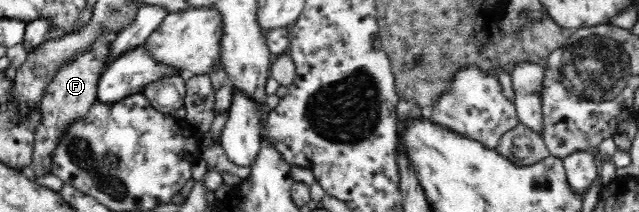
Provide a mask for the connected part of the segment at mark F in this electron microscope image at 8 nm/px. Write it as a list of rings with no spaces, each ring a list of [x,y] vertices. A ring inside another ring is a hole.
[[[105,30],[98,39],[95,39],[90,50],[84,50],[84,52],[76,54],[74,60],[64,62],[64,66],[60,66],[56,76],[52,76],[47,81],[41,100],[41,119],[39,126],[36,127],[33,159],[31,160],[31,168],[34,170],[36,181],[39,184],[42,184],[42,176],[51,172],[52,161],[50,159],[56,150],[56,144],[64,136],[66,128],[72,122],[84,118],[89,108],[96,102],[98,81],[106,66],[110,64],[110,60],[107,58],[109,45],[116,38],[118,38],[116,30]]]

